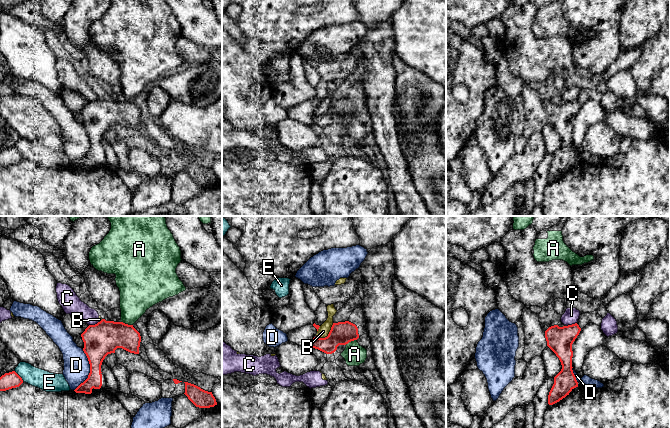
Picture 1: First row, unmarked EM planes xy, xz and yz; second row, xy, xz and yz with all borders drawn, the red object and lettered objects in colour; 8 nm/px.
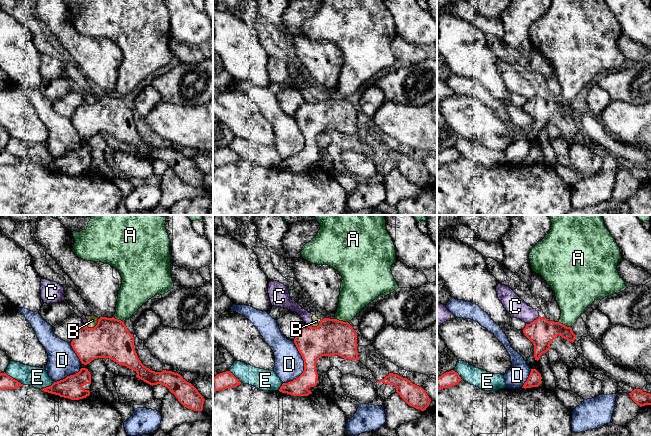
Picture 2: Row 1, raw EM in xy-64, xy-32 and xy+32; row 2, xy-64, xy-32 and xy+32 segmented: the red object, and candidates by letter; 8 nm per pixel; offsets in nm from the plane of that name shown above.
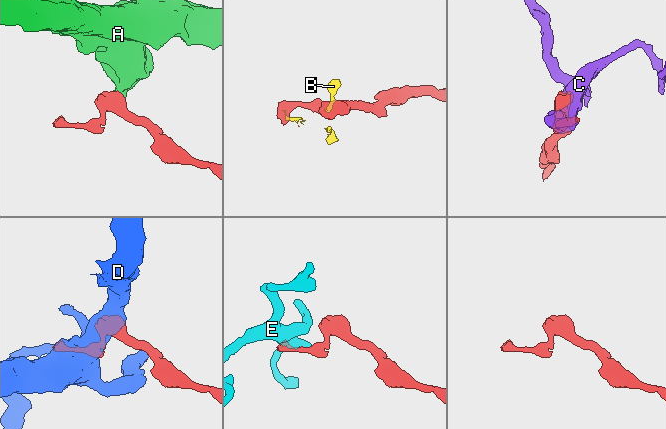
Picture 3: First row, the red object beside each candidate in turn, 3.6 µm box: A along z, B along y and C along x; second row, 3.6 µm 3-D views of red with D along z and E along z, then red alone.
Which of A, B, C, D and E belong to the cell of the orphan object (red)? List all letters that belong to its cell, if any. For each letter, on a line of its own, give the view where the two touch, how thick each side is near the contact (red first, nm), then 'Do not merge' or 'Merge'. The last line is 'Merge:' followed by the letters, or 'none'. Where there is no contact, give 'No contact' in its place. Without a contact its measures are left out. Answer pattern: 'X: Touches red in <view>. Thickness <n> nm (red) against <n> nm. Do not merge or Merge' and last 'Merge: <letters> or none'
A: Touches red in xy. Thickness 260 nm (red) against 280 nm. Do not merge
B: Touches red in xz. Thickness 190 nm (red) against 90 nm. Do not merge
C: Touches red in yz. Thickness 200 nm (red) against 120 nm. Do not merge
D: Touches red in xy. Thickness 260 nm (red) against 200 nm. Do not merge
E: Touches red in xy. Thickness 130 nm (red) against 160 nm. Do not merge
Merge: none

